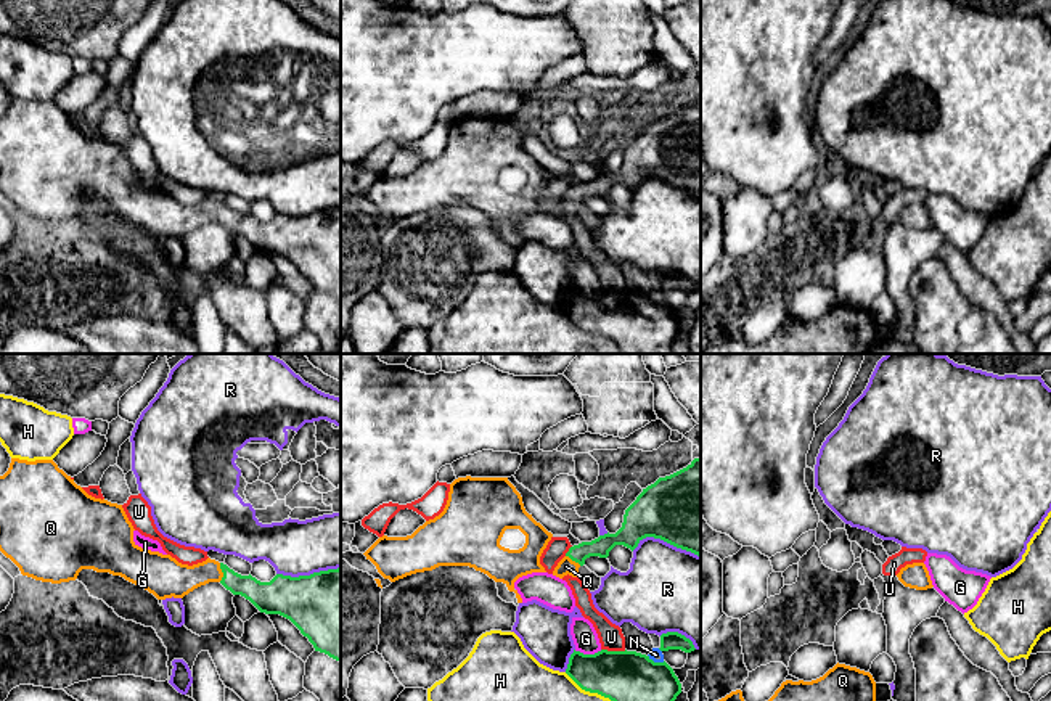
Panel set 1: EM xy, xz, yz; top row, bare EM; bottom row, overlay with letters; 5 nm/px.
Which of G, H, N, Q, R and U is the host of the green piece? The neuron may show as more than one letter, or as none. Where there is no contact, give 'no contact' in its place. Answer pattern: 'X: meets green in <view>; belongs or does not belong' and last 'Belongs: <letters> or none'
G: meets green in xz; does not belong
H: meets green in xz; does not belong
N: meets green in xz; does not belong
Q: meets green in xy; belongs
R: meets green in xz; does not belong
U: meets green in xz; does not belong
Belongs: Q

